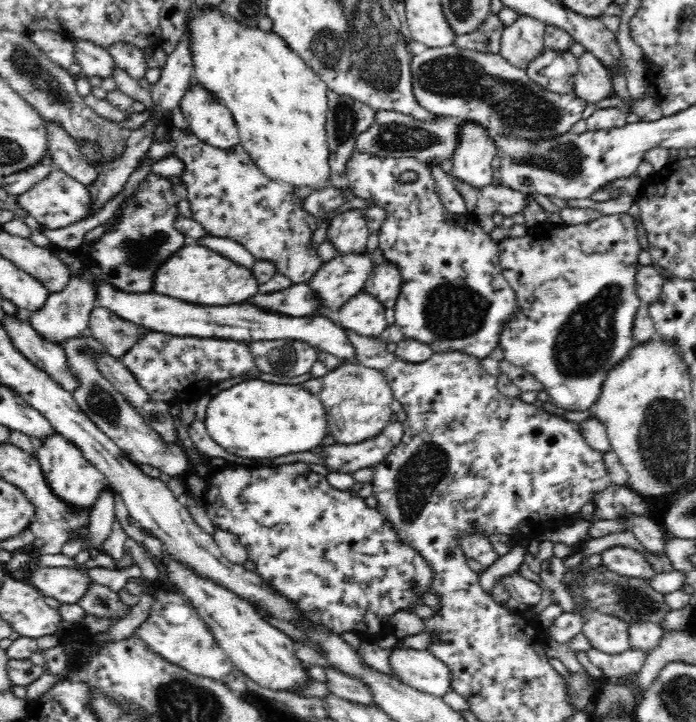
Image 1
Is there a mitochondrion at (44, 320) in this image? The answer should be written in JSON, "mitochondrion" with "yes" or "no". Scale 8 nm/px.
{"mitochondrion":"no"}

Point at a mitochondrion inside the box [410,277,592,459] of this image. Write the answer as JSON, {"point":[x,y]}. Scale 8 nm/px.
{"point":[449,311]}

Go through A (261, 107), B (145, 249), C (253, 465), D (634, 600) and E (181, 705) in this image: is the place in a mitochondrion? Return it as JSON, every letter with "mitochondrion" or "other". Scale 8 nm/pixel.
{"A":"other","B":"mitochondrion","C":"other","D":"mitochondrion","E":"mitochondrion"}

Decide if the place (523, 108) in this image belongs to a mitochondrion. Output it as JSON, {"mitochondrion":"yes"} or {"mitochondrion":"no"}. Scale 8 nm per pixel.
{"mitochondrion":"yes"}

